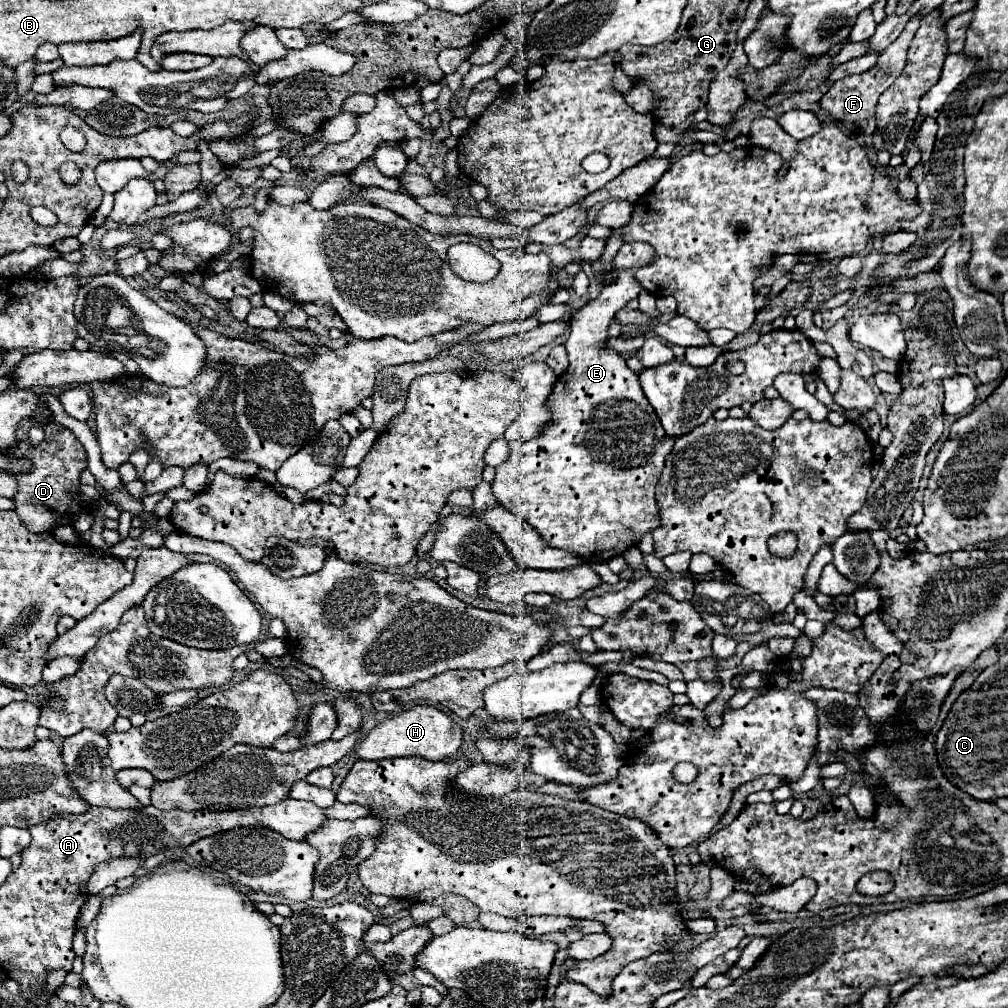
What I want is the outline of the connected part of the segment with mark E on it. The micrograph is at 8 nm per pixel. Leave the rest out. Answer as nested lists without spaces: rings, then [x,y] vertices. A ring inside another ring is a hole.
[[[624,243],[614,259],[620,269],[618,279],[612,285],[602,287],[600,295],[584,305],[572,319],[566,351],[570,367],[558,377],[554,393],[550,395],[552,421],[540,433],[540,437],[528,443],[510,443],[510,457],[496,467],[492,481],[494,497],[502,507],[526,519],[544,539],[558,549],[578,553],[590,563],[602,563],[636,545],[646,531],[660,525],[658,503],[654,497],[656,483],[660,479],[666,455],[672,451],[674,439],[666,437],[658,415],[648,403],[638,375],[628,369],[626,359],[608,349],[608,325],[618,309],[628,301],[638,298],[642,286],[634,277],[634,269],[648,265],[652,259],[652,247],[648,243]]]

